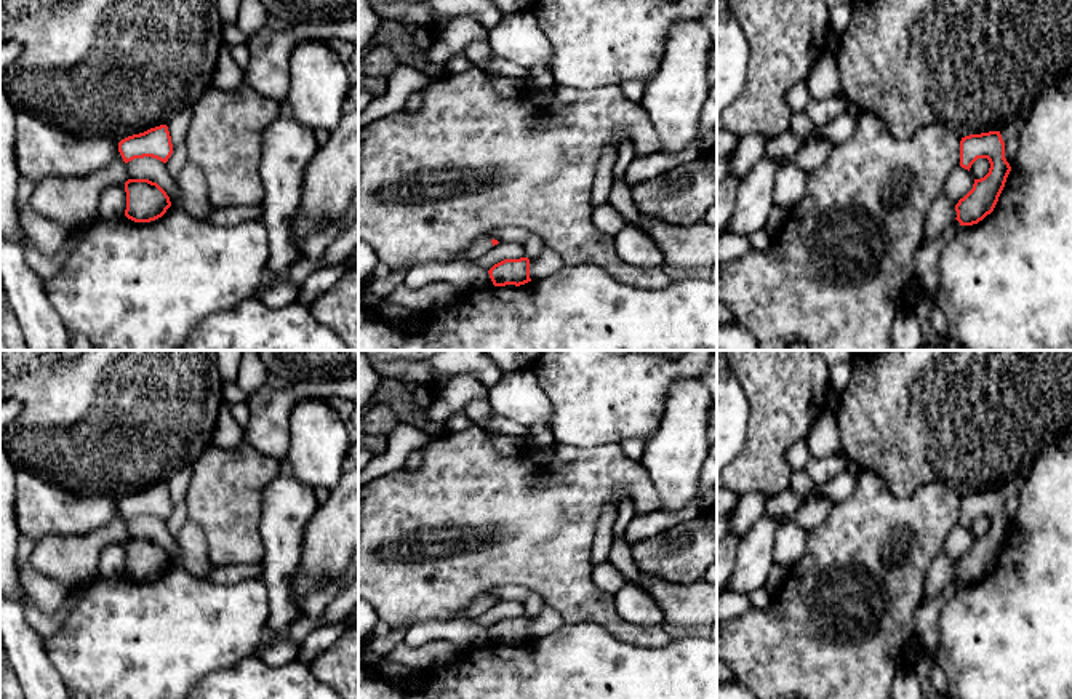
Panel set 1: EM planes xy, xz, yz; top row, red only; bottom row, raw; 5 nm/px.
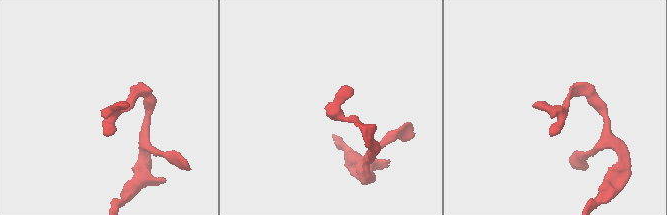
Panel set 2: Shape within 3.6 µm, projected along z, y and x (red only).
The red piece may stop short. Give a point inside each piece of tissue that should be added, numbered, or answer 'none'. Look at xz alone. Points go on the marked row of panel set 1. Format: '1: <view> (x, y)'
1: xz (482, 245)

